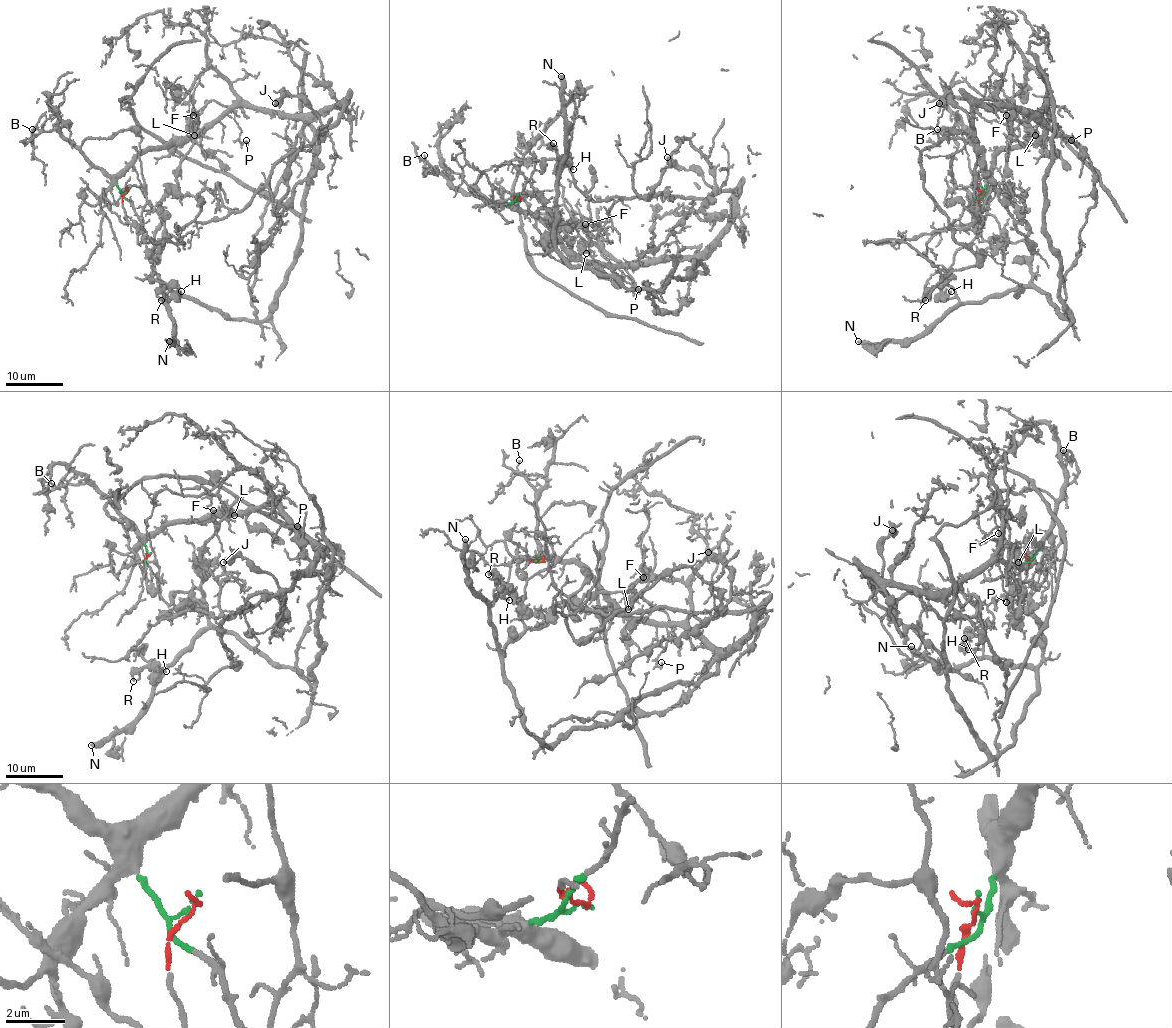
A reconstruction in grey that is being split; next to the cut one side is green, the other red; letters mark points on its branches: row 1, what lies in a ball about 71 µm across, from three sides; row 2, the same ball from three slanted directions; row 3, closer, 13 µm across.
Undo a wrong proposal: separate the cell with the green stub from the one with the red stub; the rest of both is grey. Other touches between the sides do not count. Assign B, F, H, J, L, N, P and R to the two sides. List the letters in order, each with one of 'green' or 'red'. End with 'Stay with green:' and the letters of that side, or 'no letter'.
B: green
F: red
H: red
J: green
L: red
N: red
P: green
R: red
Stay with green: B, J, P

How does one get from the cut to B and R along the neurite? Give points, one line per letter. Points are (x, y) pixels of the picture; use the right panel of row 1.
B: (982, 191), (985, 165), (977, 153), (974, 140), (963, 130), (943, 134), (937, 128)
R: (982, 191), (978, 234), (1024, 241), (1031, 281), (975, 302), (961, 302), (953, 288), (935, 285), (926, 301)

